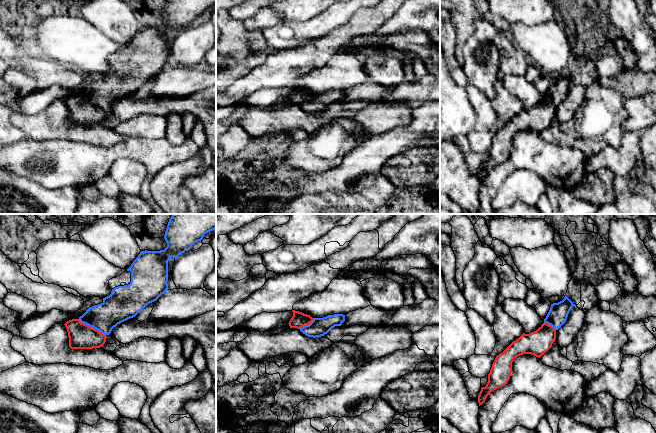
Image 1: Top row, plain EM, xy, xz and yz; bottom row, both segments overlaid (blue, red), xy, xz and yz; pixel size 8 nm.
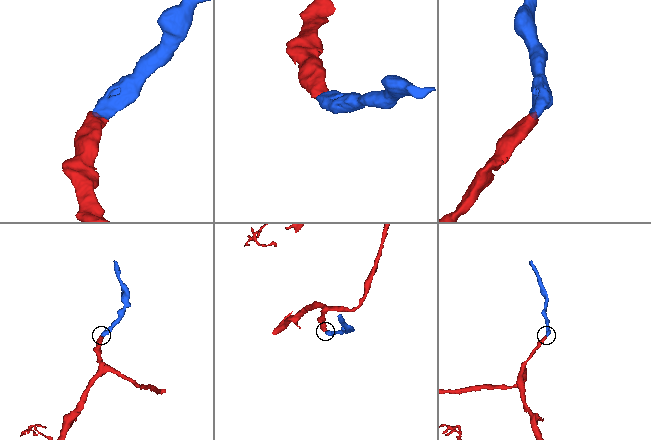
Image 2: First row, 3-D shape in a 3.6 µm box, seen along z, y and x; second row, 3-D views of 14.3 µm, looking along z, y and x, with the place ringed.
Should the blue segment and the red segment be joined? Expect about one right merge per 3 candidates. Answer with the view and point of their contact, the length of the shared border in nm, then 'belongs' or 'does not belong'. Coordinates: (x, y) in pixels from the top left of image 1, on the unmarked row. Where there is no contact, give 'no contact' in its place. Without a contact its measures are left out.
meets blue in xy at (92, 103); contact 260 nm long; belongs

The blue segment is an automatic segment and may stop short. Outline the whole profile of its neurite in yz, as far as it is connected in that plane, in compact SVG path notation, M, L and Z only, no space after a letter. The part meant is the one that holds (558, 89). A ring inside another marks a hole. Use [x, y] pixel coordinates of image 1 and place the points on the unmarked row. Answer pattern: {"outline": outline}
{"outline": "M565 71L558 79L551 80L544 99L534 108L523 109L513 117L502 129L496 132L485 163L481 163L478 171L479 182L490 168L506 161L512 148L512 138L523 130L531 130L540 134L555 118L556 107L566 98L571 84L575 80Z"}

